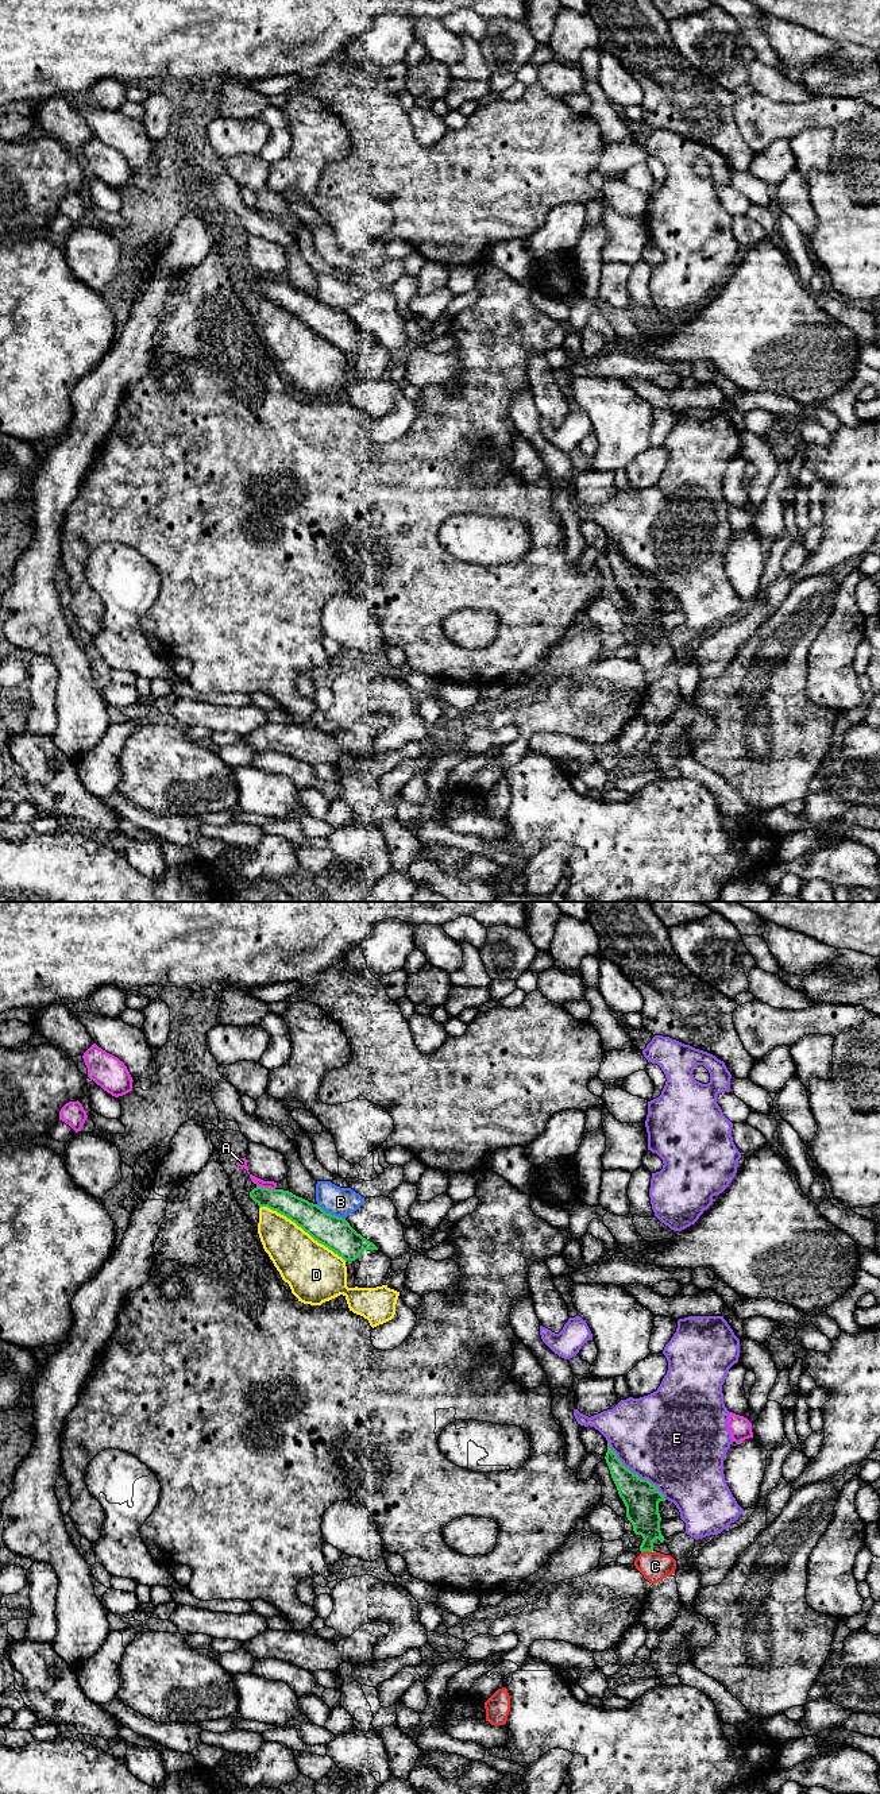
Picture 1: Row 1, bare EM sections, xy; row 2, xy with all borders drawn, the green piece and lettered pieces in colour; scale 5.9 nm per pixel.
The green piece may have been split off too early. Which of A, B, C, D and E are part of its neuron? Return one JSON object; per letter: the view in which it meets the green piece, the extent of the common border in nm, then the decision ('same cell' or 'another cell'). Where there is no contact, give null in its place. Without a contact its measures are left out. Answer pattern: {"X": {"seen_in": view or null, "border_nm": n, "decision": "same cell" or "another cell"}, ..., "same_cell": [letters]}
{"A": {"seen_in": "xy", "border_nm": 110, "decision": "another cell"}, "B": {"seen_in": "xy", "border_nm": 200, "decision": "another cell"}, "C": {"seen_in": "xy", "border_nm": 90, "decision": "same cell"}, "D": {"seen_in": "xy", "border_nm": 600, "decision": "another cell"}, "E": {"seen_in": "xy", "border_nm": 480, "decision": "another cell"}, "same_cell": ["C"]}

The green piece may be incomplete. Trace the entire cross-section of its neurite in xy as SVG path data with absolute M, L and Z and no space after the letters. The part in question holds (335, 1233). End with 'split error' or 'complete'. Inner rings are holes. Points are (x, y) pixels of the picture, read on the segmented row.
M256 1187L250 1192L250 1197L259 1208L267 1207L294 1222L346 1262L355 1261L364 1250L378 1250L373 1242L358 1234L346 1219L331 1215L317 1204L289 1191Z; complete

